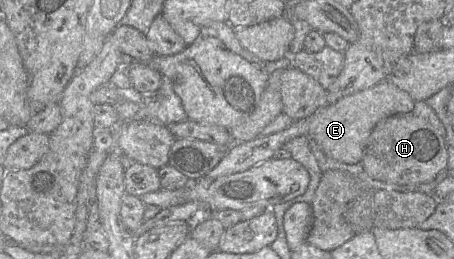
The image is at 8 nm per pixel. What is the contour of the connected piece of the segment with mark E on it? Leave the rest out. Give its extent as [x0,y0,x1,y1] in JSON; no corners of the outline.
[307,79,415,164]

